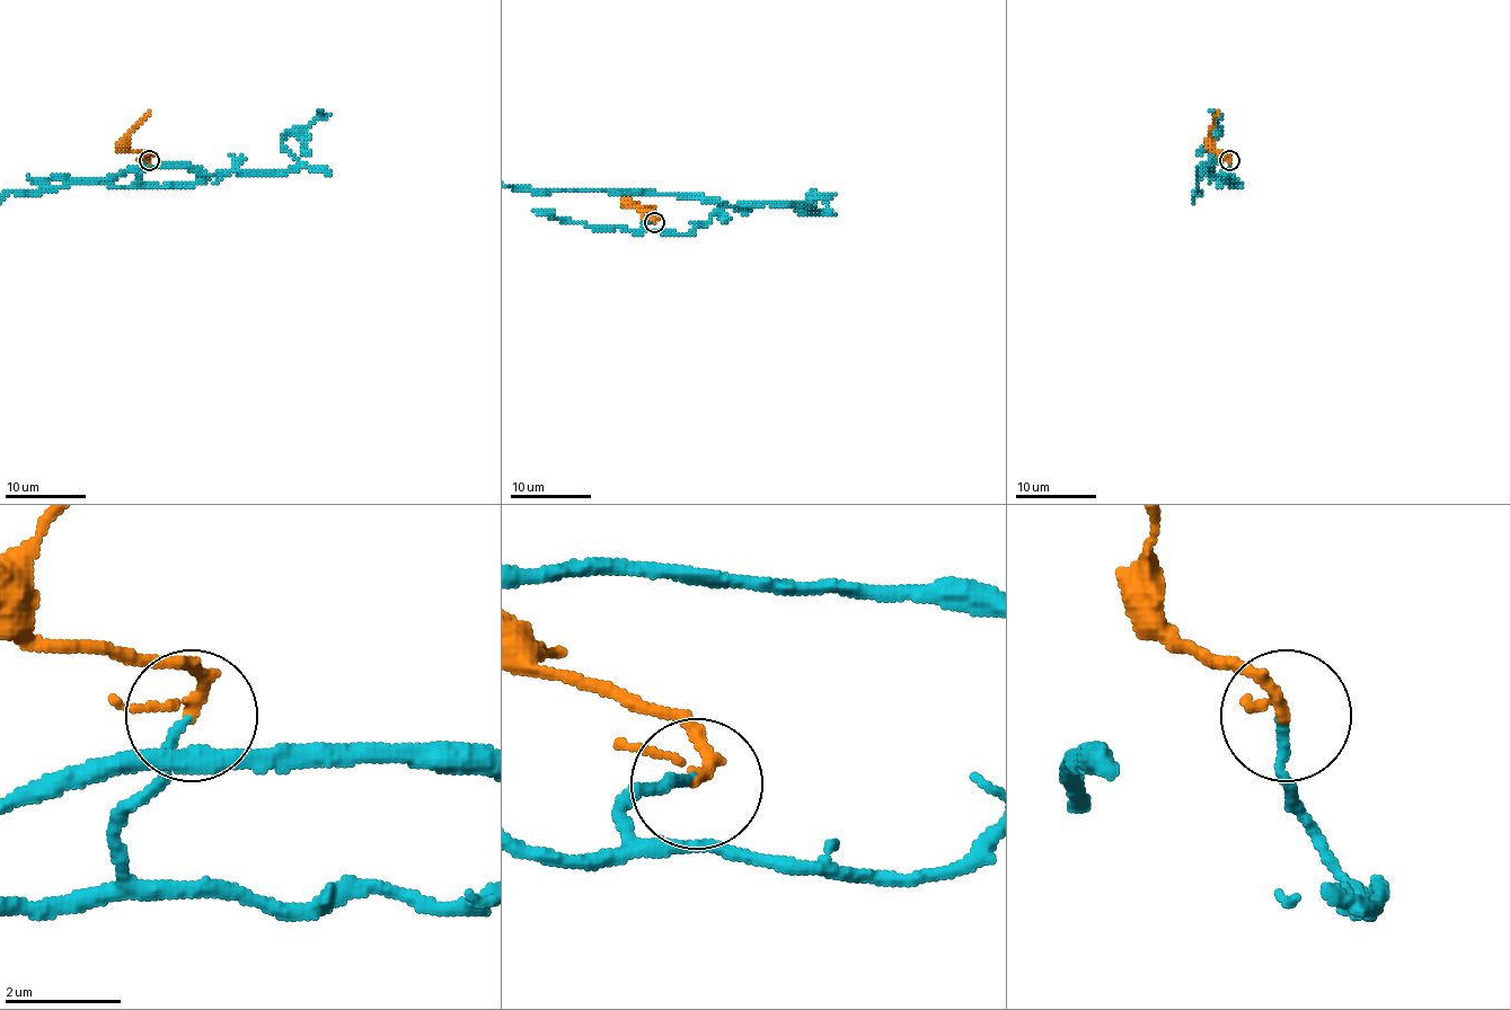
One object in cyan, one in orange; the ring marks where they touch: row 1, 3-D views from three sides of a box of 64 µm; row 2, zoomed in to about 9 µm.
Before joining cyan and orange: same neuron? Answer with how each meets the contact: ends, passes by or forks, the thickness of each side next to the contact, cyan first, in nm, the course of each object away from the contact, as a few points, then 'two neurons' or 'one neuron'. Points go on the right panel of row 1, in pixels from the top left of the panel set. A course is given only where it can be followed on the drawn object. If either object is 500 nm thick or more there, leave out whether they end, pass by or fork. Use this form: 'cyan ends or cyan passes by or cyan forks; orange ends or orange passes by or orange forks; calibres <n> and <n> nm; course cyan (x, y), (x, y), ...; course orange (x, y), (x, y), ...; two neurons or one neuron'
cyan ends; orange passes by; calibres 160 and 150 nm; course orange (1228, 160), (1215, 150), (1210, 140), (1212, 117), (1218, 109); one neuron

